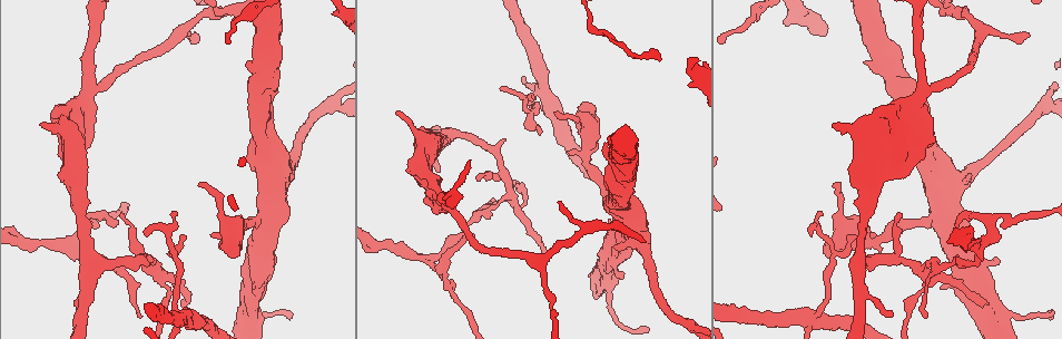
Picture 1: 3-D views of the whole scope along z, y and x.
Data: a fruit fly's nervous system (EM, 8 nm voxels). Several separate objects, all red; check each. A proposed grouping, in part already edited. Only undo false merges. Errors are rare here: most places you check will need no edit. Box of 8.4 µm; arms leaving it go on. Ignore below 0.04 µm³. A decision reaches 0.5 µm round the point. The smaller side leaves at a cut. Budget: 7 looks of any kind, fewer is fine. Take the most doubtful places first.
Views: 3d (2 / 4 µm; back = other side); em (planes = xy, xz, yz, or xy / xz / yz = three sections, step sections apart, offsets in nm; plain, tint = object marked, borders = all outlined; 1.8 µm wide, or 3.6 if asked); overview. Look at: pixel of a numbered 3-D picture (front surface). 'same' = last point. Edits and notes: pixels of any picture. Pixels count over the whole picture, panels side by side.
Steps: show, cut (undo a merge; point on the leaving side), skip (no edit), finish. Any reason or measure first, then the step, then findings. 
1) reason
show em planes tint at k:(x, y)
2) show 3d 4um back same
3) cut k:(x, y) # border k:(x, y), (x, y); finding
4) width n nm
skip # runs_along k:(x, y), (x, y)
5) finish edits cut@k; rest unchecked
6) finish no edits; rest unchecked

thick turns thin
show 3d 4um at 1:(936, 218)

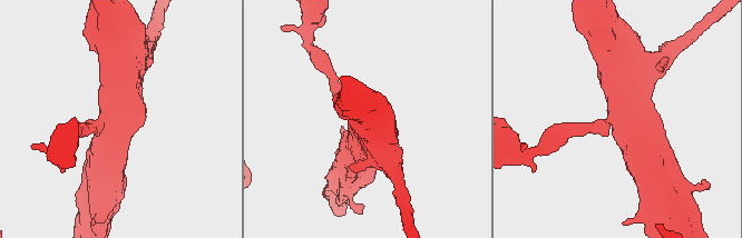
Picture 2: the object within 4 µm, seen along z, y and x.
show em 3.6um yz step 4 tint at 2:(616, 119)

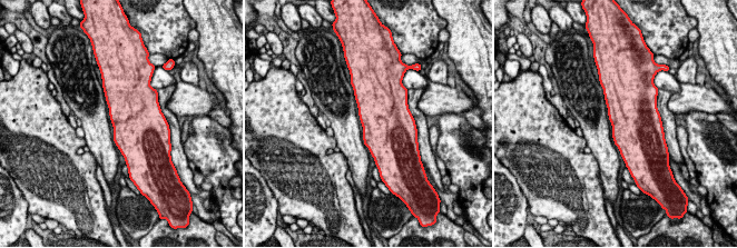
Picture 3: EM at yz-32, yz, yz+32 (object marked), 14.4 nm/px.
show em 3.6um planes tint same

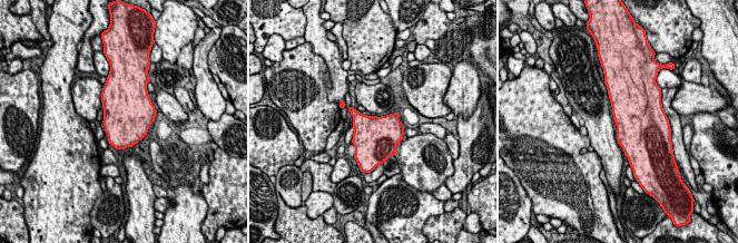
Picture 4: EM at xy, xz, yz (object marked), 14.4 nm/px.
skip # one neuron here

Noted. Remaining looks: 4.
thick turns thin
show em 3.6um planes tint at 1:(190, 320)

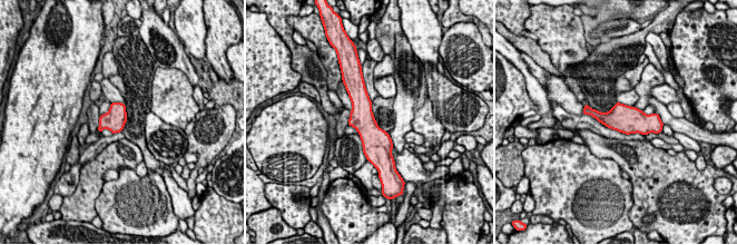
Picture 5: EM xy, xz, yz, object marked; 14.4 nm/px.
skip # one neuron here

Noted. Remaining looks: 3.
closes a loop
show em planes tint at 1:(90, 93)

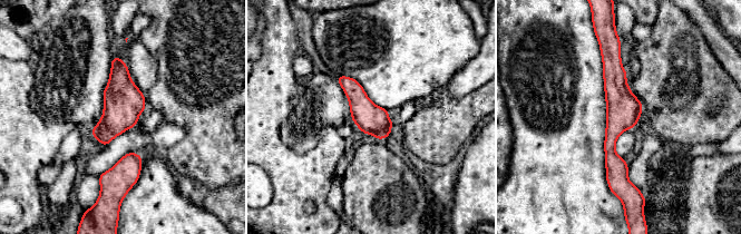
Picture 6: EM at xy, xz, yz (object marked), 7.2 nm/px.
width 220 nm
skip # all the same neuron

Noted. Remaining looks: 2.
finish no edits; rest unchecked

